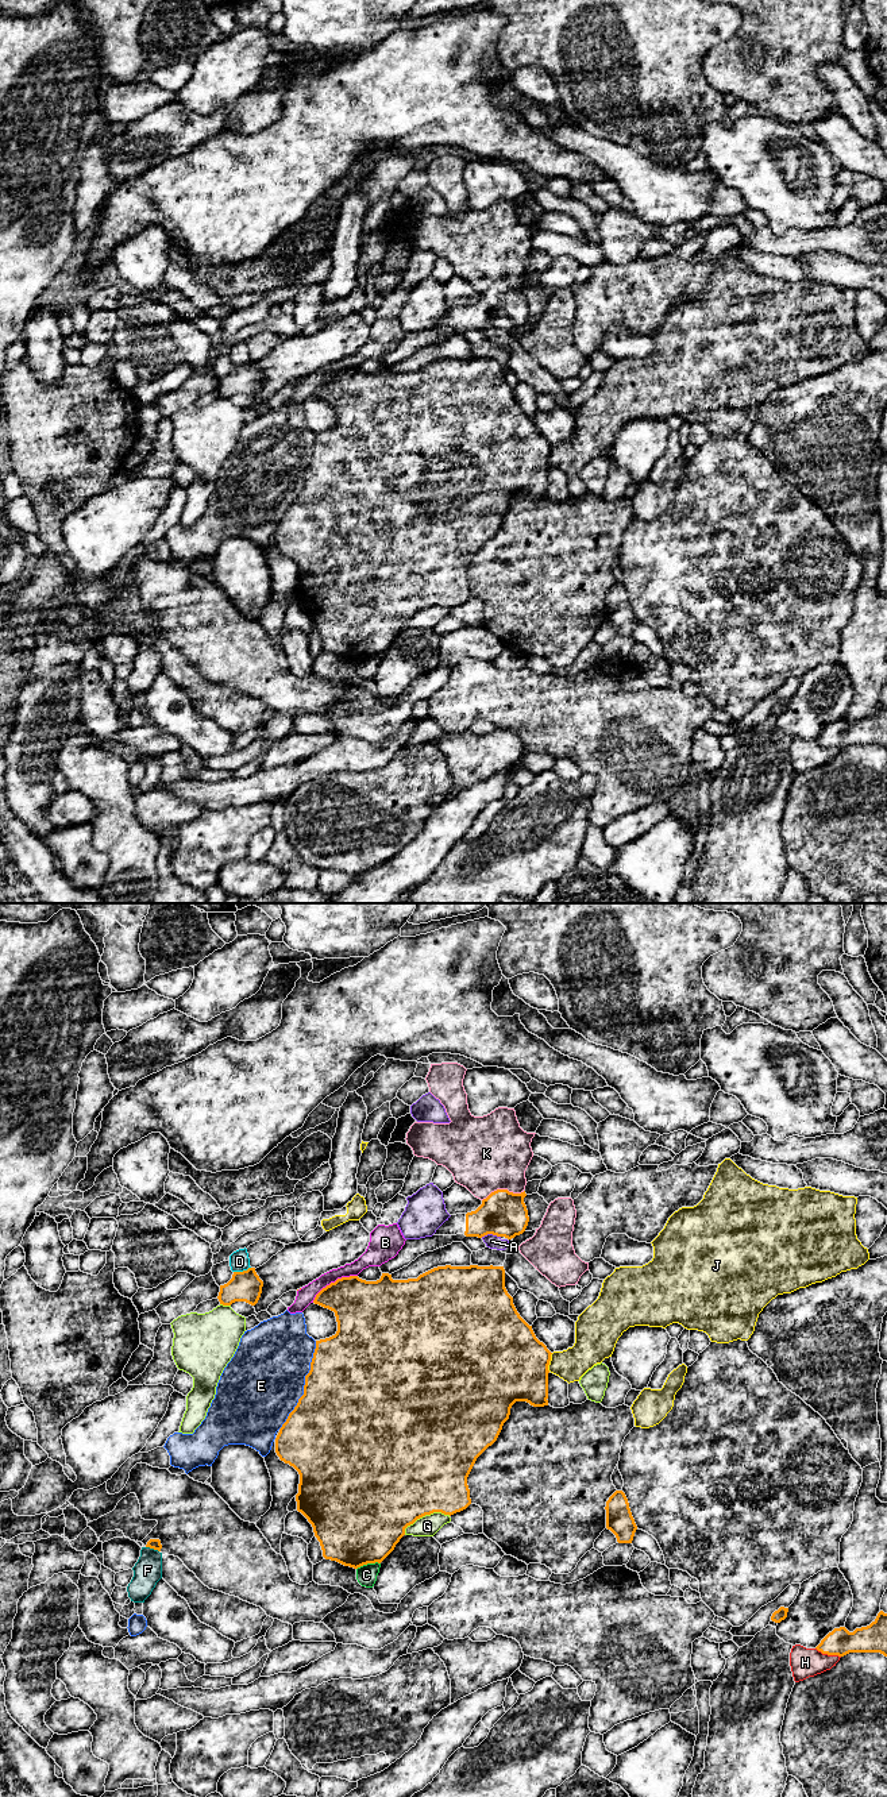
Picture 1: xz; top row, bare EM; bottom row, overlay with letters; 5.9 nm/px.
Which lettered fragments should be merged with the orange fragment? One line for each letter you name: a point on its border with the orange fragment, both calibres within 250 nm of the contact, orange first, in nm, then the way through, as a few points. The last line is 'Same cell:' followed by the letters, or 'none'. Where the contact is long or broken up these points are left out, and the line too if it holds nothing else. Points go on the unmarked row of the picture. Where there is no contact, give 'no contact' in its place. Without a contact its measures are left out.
Same cell: none

